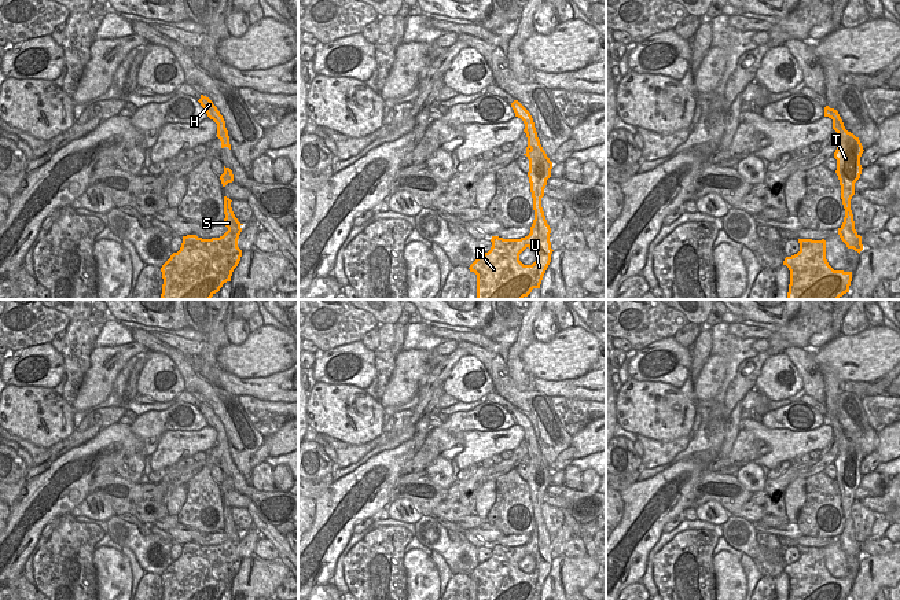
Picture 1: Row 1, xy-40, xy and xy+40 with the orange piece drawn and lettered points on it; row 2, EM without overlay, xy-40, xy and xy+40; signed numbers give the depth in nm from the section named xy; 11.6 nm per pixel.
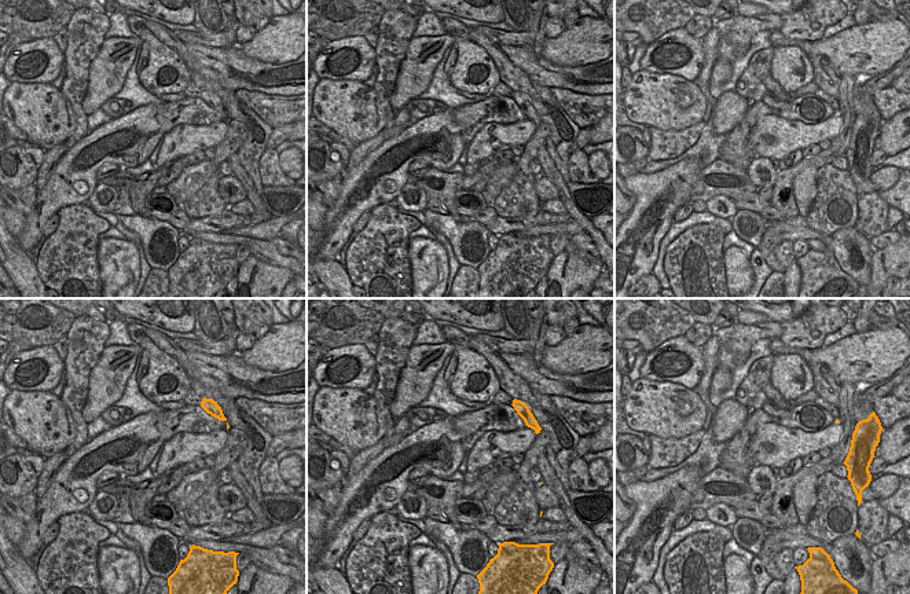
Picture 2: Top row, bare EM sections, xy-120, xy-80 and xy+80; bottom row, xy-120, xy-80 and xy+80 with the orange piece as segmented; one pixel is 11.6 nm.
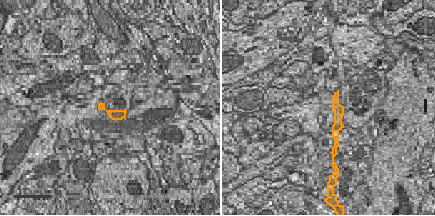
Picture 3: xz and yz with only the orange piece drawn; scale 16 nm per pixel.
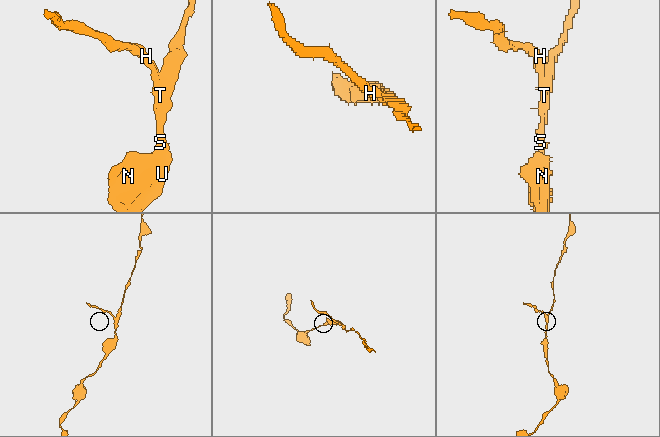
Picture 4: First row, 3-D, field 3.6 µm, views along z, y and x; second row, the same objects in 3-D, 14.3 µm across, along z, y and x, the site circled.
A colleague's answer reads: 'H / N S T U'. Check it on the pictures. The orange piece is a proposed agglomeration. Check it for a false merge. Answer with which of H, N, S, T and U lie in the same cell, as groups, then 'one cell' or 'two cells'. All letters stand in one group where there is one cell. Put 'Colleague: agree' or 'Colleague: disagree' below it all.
H / N S T U; two cells
Colleague: agree

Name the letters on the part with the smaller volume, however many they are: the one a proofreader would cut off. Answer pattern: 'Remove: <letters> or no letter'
Remove: H.

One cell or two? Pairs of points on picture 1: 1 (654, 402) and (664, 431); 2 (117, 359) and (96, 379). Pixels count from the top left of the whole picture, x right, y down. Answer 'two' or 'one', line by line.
1: one
2: one

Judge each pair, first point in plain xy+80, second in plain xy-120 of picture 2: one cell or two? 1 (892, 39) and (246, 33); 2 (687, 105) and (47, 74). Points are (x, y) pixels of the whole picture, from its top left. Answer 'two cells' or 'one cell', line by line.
1: two cells
2: two cells

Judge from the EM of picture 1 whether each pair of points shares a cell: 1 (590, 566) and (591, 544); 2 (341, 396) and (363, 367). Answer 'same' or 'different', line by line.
1: different
2: different

